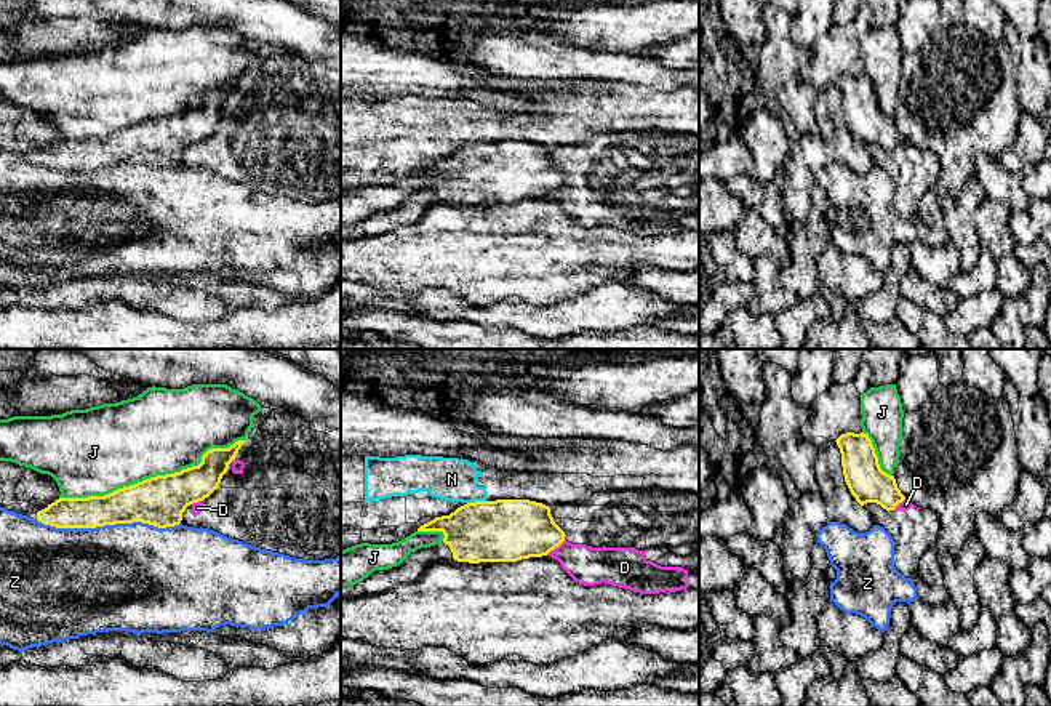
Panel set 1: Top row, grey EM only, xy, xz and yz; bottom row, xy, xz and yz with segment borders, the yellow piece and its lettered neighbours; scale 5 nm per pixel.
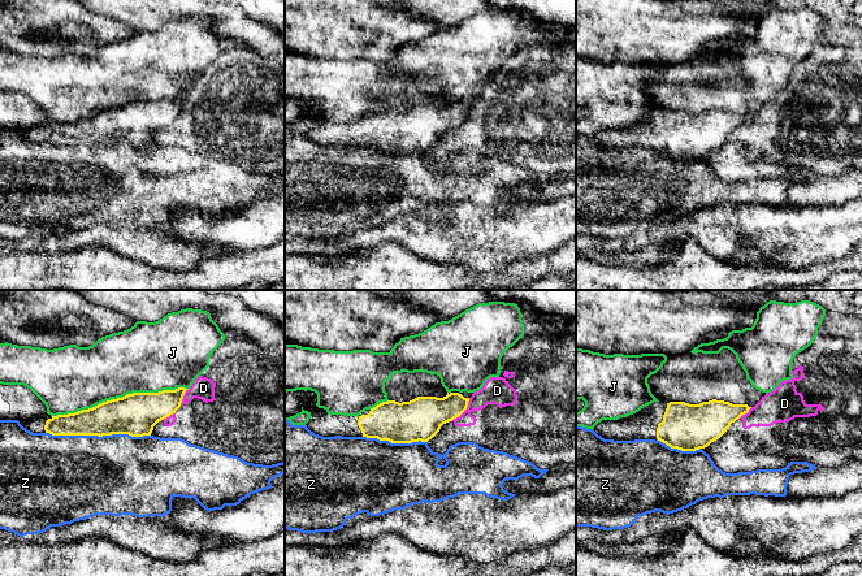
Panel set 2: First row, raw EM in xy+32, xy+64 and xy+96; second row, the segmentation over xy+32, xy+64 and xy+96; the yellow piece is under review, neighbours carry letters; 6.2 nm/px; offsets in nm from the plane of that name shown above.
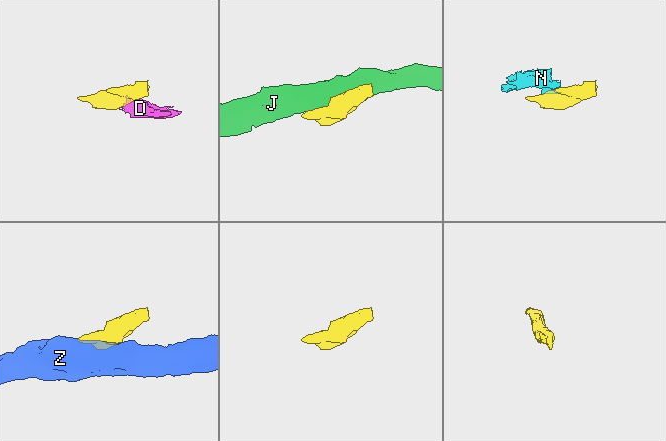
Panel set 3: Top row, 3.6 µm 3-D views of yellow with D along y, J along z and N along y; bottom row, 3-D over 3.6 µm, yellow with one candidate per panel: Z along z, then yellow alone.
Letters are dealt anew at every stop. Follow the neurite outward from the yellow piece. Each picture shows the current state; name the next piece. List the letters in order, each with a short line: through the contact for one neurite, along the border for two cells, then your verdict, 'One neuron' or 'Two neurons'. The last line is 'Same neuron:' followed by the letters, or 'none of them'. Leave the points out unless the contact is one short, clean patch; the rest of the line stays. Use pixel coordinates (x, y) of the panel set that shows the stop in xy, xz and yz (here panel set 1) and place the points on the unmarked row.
D: Line: xz (565, 181), (546, 196). Two neurons
J: Two neurons
N: Line: xz (485, 141), (467, 144). Two neurons
Z: Two neurons
Same neuron: none of them

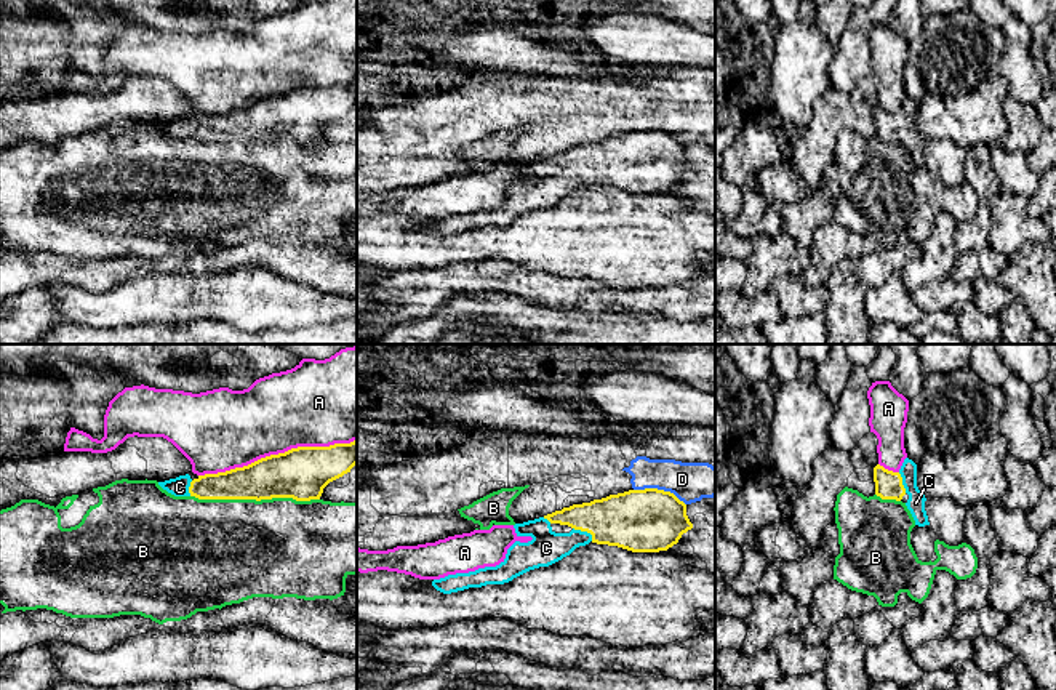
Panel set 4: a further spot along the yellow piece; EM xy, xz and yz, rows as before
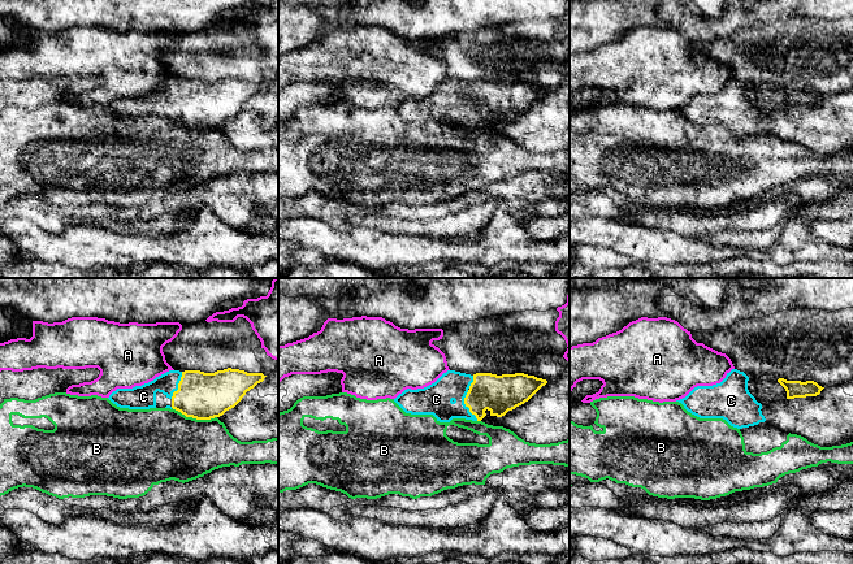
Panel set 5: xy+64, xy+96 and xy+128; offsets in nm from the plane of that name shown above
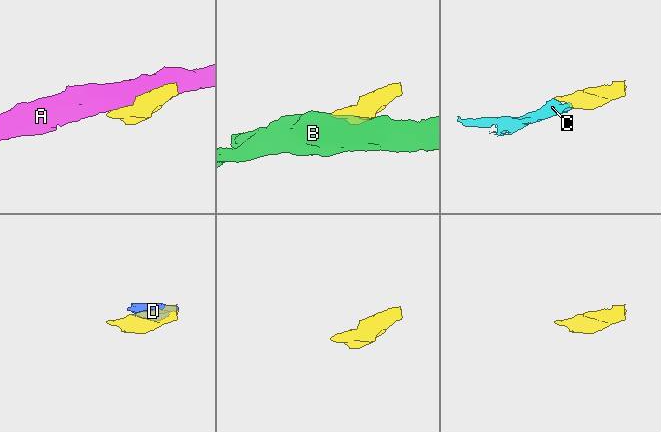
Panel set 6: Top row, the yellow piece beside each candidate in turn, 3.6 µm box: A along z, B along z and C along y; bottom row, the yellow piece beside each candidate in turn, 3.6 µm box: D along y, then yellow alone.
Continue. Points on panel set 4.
A: Two neurons
B: Two neurons
C: Line: xz (632, 162), (594, 162), (584, 172), (567, 184), (546, 189). One neuron
D: Two neurons
Same neuron: C

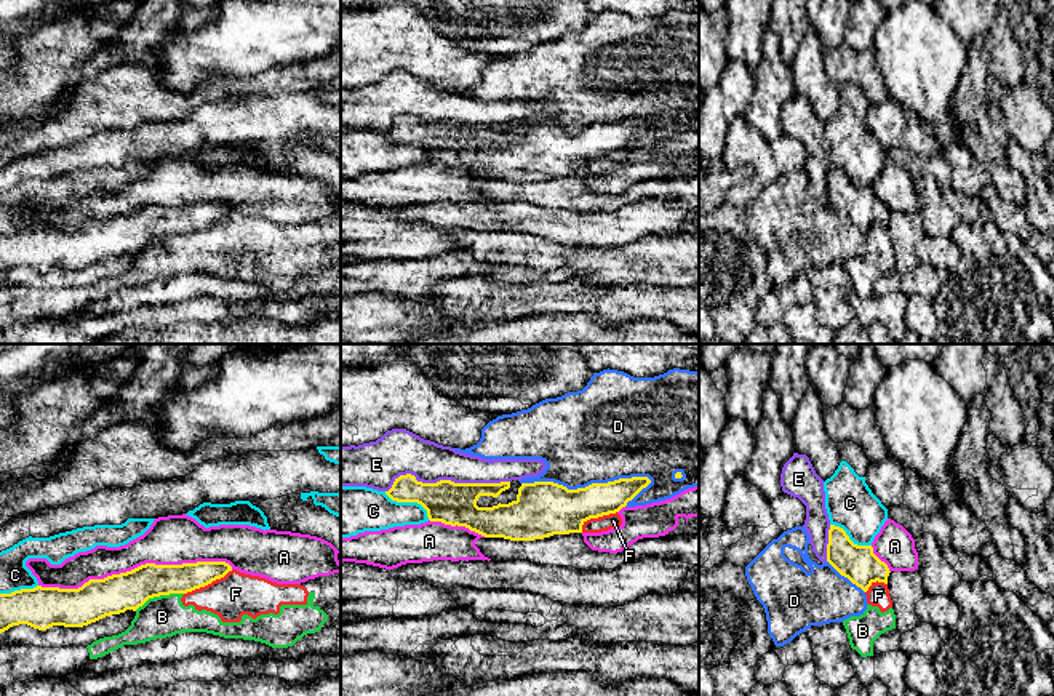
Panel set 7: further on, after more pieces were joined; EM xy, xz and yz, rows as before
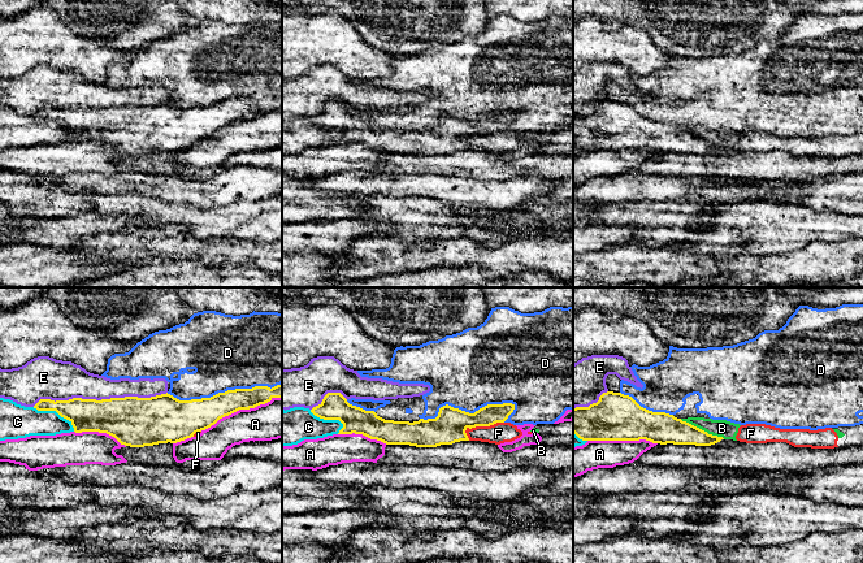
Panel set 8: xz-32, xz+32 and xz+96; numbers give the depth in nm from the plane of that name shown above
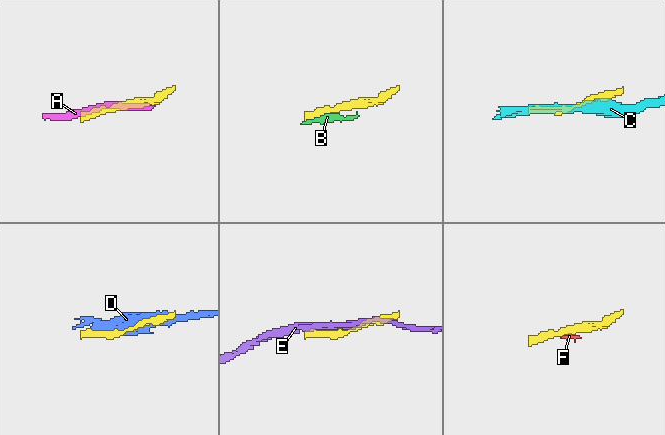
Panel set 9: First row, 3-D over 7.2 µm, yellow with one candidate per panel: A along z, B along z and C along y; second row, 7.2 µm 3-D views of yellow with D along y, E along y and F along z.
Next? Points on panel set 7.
A: Two neurons
B: Two neurons
C: Two neurons
D: Two neurons
E: Two neurons
F: Line: xy (232, 212), (184, 236). Two neurons
Same neuron: none of them

